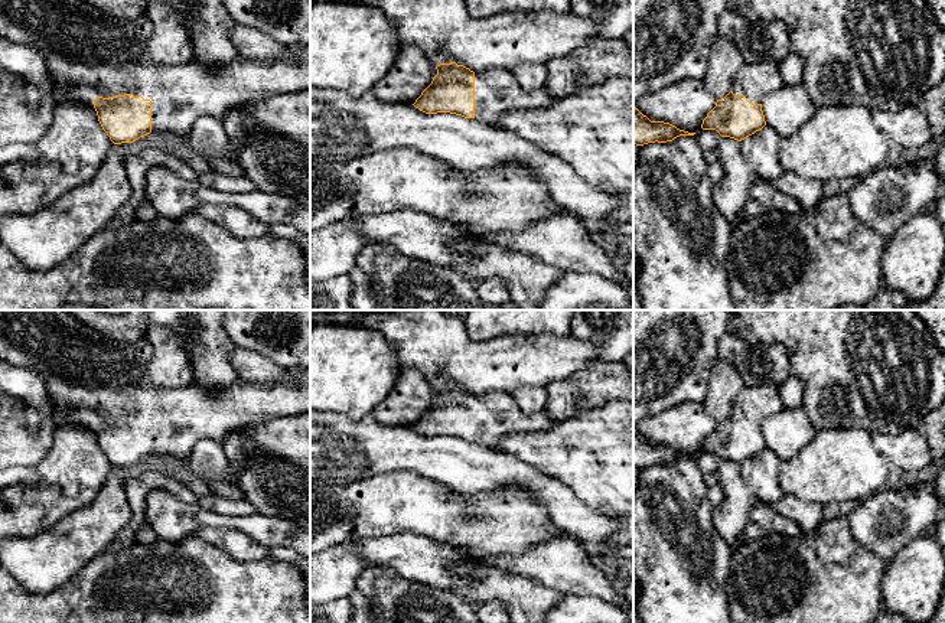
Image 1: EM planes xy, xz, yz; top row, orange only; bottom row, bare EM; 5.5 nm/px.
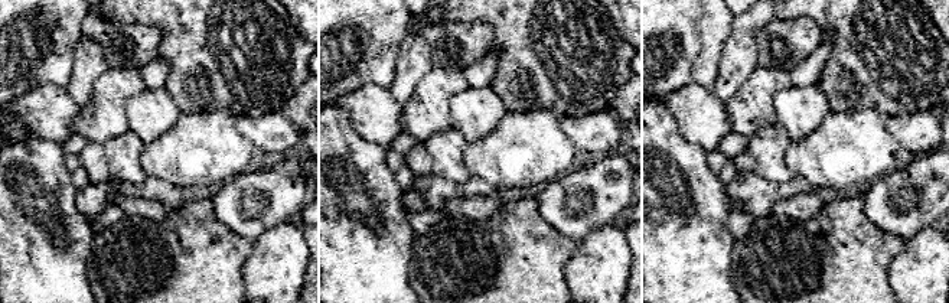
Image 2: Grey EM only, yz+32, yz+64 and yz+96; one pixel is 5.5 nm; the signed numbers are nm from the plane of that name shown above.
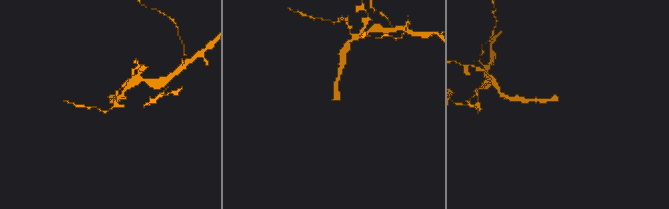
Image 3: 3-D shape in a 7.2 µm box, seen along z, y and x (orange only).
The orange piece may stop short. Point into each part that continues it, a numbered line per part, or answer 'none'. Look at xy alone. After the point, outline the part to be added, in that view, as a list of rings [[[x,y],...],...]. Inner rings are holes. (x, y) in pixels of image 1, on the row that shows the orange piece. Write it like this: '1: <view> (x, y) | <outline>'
1: xy (179, 95) | [[[286,46],[290,58],[271,61],[239,56],[224,69],[203,69],[195,62],[179,66],[146,65],[82,65],[61,58],[53,52],[42,52],[53,79],[53,89],[63,88],[72,100],[92,102],[95,98],[110,98],[124,94],[141,95],[151,101],[151,131],[189,133],[196,120],[203,115],[222,115],[238,105],[252,104],[274,95],[310,88],[310,46]]]

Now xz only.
1: xz (497, 93) | [[[508,71],[475,72],[475,118],[495,124],[506,112],[525,108],[545,108],[554,104],[544,89],[525,92]]]

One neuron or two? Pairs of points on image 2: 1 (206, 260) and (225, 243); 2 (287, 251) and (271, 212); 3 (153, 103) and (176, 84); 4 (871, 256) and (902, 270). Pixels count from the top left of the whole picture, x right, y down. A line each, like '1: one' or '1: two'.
1: one
2: two
3: two
4: two

